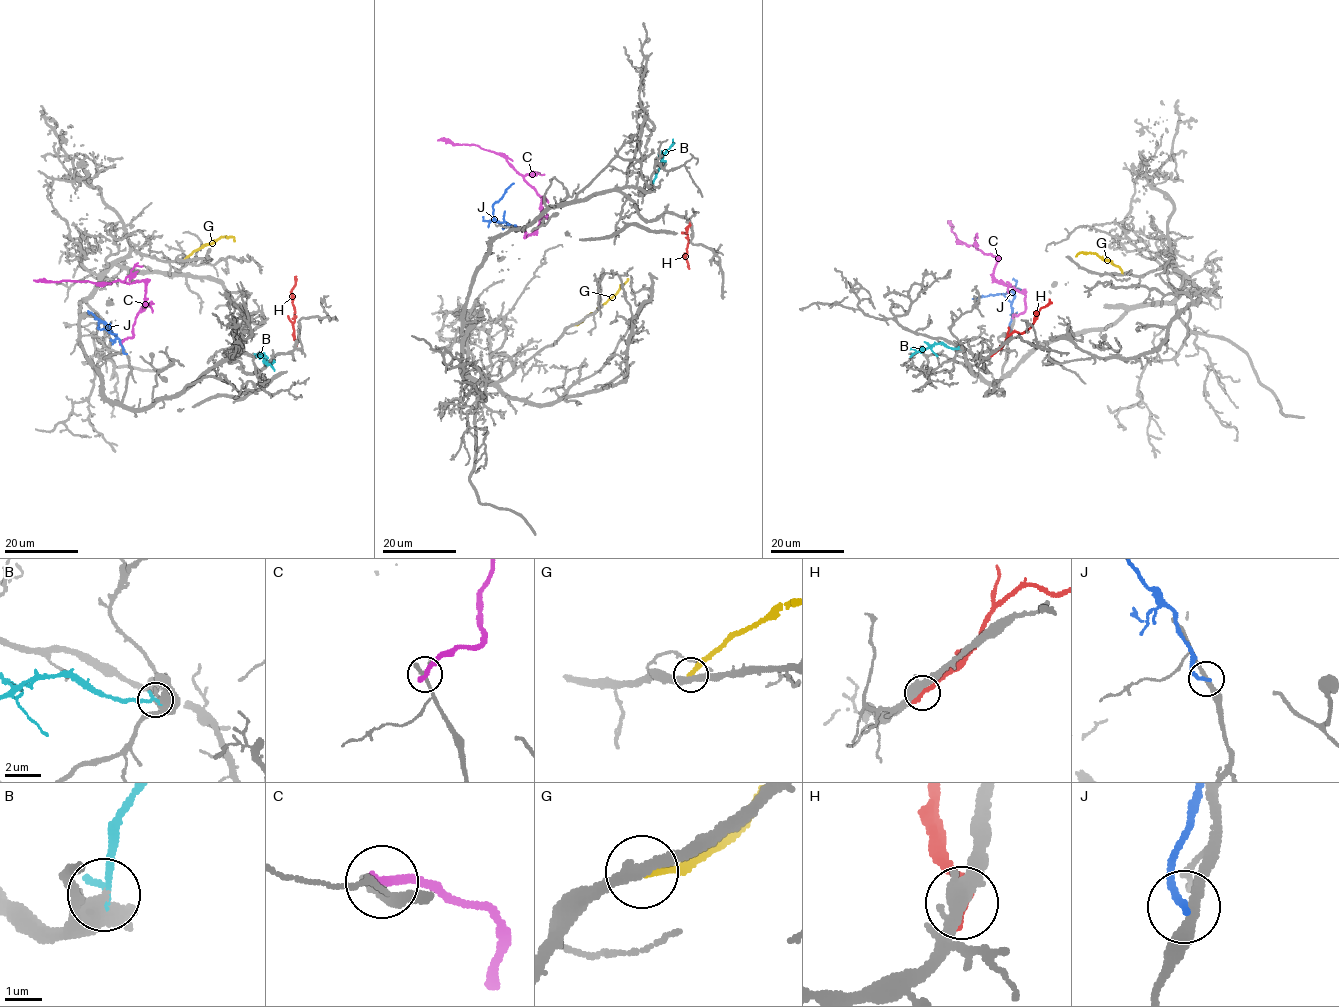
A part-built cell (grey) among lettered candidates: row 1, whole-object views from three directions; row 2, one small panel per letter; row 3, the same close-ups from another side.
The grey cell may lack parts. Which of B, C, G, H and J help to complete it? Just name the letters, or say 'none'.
B

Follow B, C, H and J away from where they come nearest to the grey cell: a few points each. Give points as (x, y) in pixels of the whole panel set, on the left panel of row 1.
B: (256, 355), (261, 353), (268, 364), (273, 363)
C: (121, 343), (132, 337), (135, 318), (146, 306), (145, 284), (142, 281), (107, 283), (33, 280)
H: (296, 344), (291, 293), (296, 276)
J: (126, 353), (120, 339), (99, 322), (98, 329), (117, 334)

